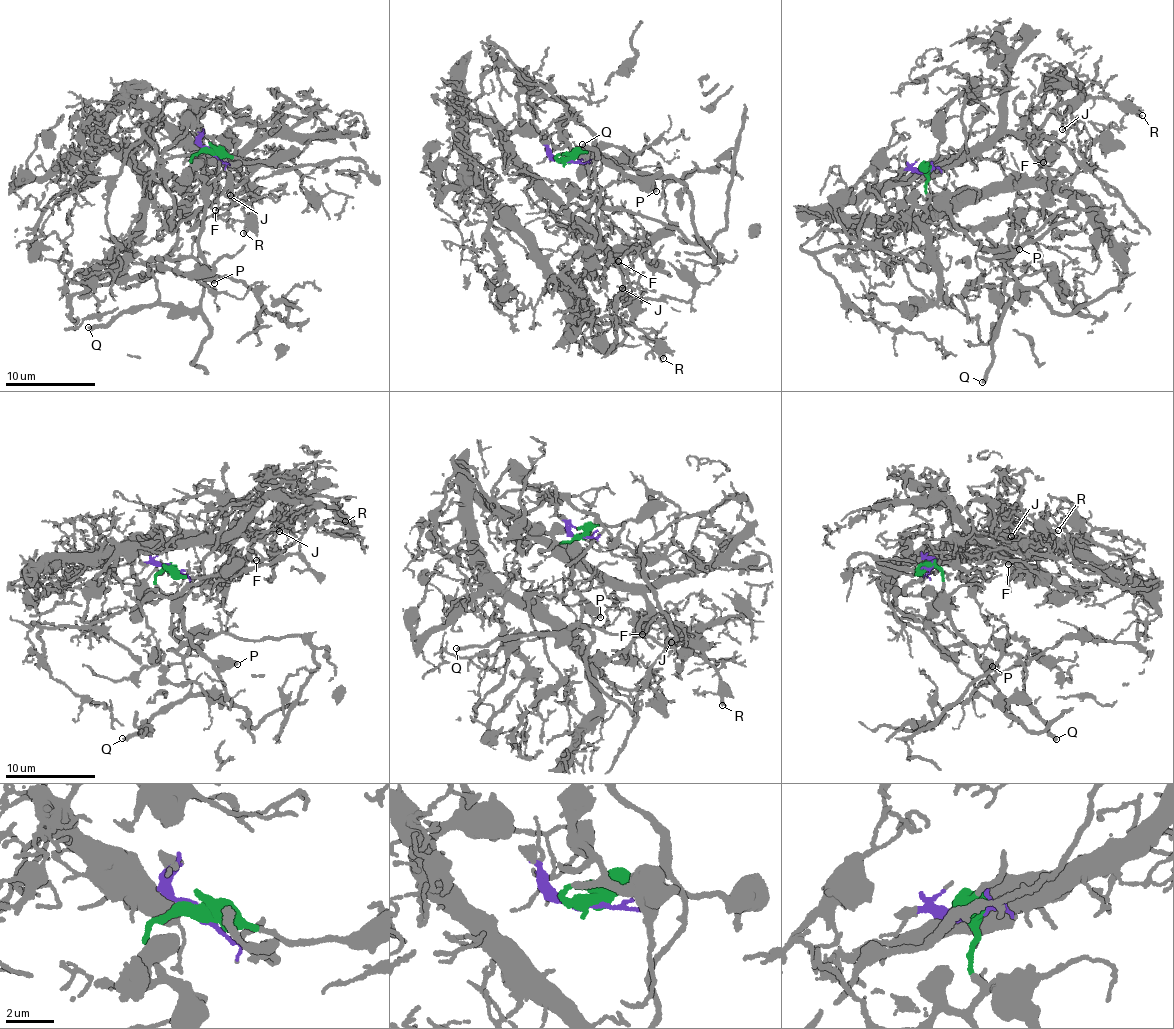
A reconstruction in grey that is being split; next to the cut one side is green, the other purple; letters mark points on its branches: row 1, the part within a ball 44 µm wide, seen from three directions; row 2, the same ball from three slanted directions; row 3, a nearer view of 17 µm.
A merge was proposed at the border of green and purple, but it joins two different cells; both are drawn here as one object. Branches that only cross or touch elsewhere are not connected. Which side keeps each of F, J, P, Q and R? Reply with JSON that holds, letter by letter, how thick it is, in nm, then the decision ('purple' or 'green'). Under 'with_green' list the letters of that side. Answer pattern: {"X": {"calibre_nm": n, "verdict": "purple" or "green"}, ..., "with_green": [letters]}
{"F": {"calibre_nm": 160, "verdict": "purple"}, "J": {"calibre_nm": 120, "verdict": "purple"}, "P": {"calibre_nm": 480, "verdict": "green"}, "Q": {"calibre_nm": 320, "verdict": "green"}, "R": {"calibre_nm": 200, "verdict": "purple"}, "with_green": ["P", "Q"]}

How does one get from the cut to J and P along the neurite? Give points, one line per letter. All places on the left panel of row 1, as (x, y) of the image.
J: (208, 148), (238, 170), (231, 131), (259, 129), (230, 166), (232, 185), (244, 180), (229, 195)
P: (208, 148), (192, 161), (202, 182), (205, 204), (198, 237), (214, 284)

